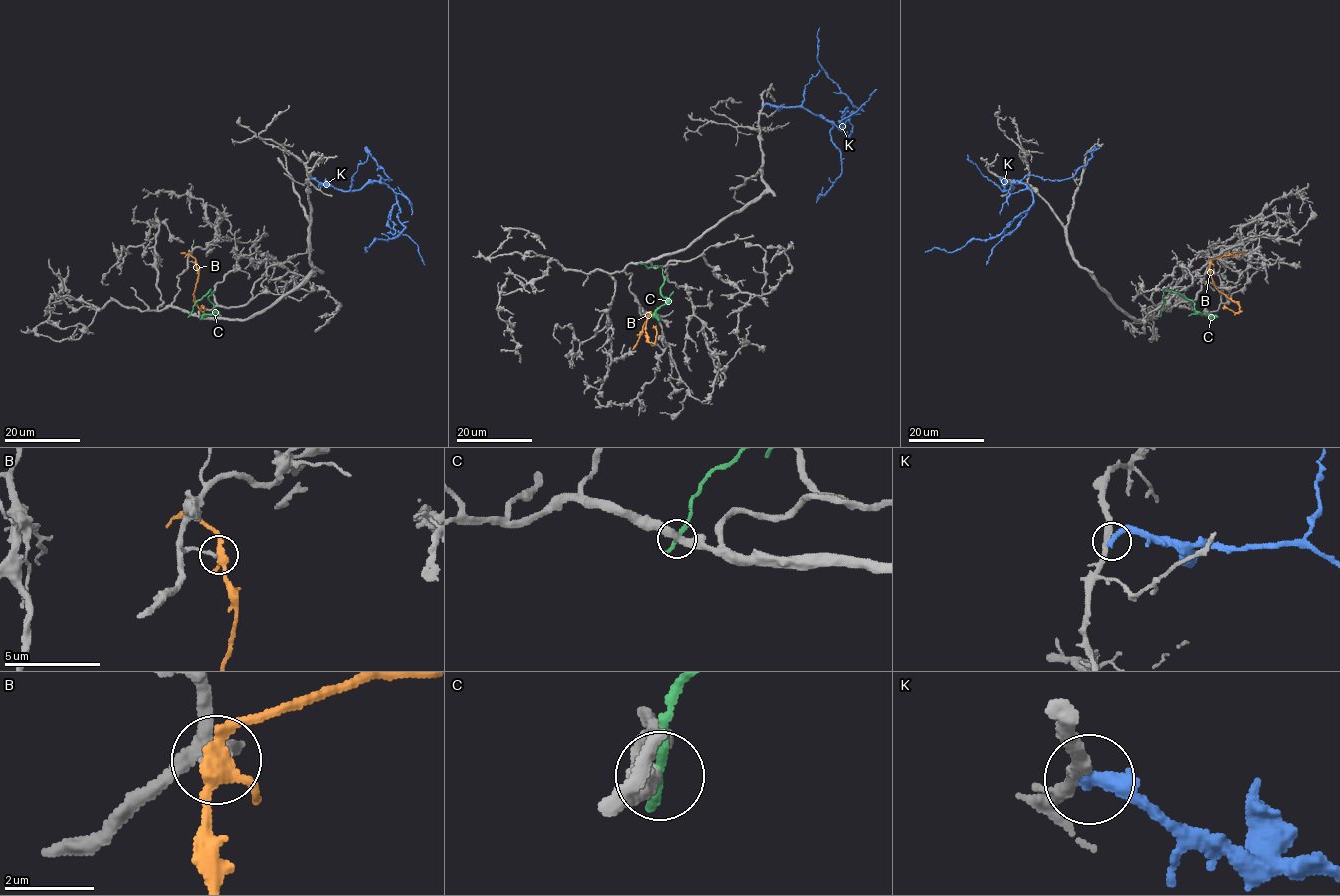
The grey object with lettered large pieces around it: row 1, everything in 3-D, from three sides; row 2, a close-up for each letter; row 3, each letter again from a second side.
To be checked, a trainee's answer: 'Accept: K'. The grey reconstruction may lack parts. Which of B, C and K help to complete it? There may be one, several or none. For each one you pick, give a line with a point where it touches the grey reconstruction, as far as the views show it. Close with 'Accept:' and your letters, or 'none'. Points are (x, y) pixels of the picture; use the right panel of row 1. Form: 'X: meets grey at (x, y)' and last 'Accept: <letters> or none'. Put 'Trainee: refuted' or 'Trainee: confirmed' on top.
Trainee: refuted
Accept: none

